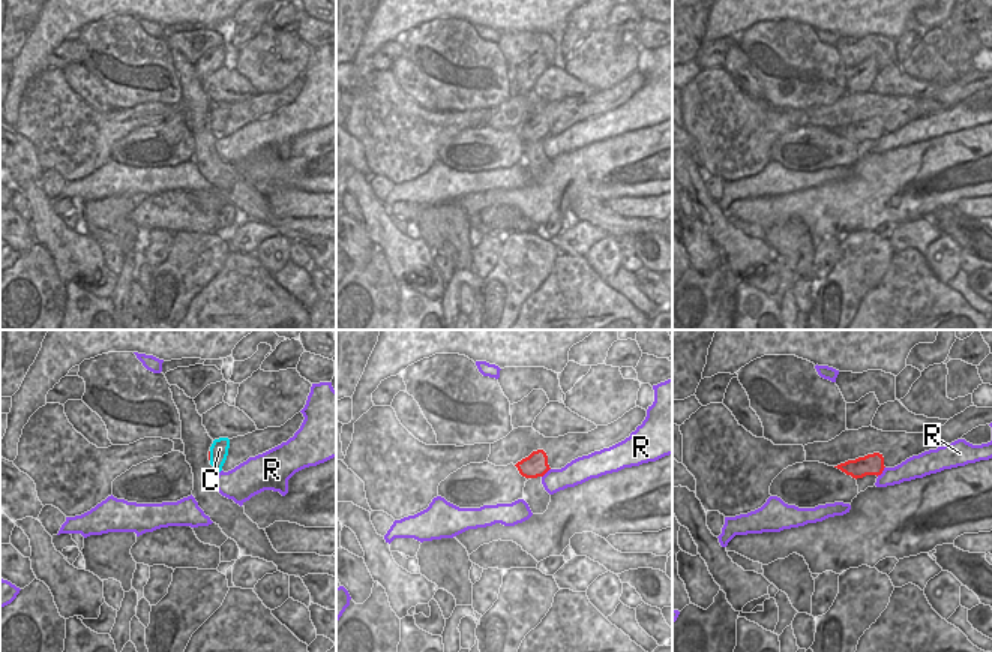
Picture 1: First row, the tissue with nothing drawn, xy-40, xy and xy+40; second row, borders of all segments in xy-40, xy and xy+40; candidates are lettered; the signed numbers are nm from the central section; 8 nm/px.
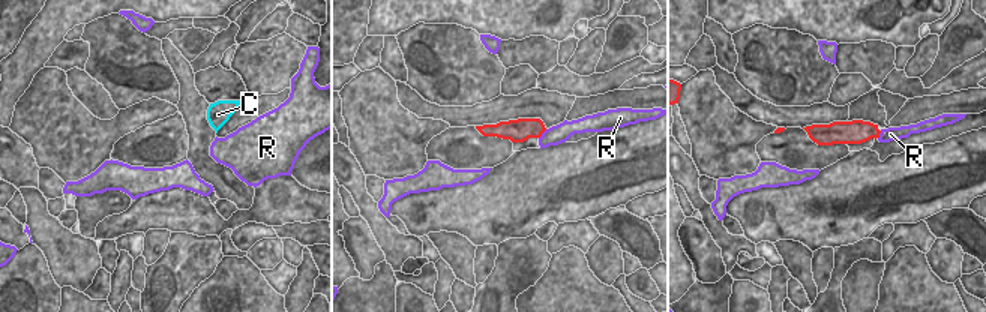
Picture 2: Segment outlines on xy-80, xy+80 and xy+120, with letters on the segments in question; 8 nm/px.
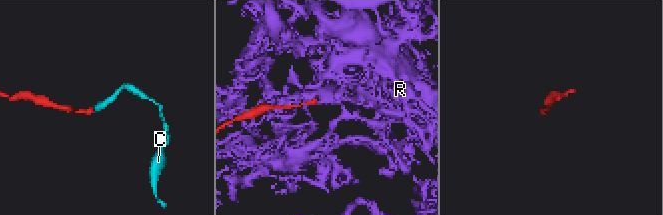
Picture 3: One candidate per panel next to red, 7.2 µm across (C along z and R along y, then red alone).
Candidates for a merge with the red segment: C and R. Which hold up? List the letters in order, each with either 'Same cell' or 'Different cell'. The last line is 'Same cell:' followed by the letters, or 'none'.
C: Same cell
R: Different cell
Same cell: C.

